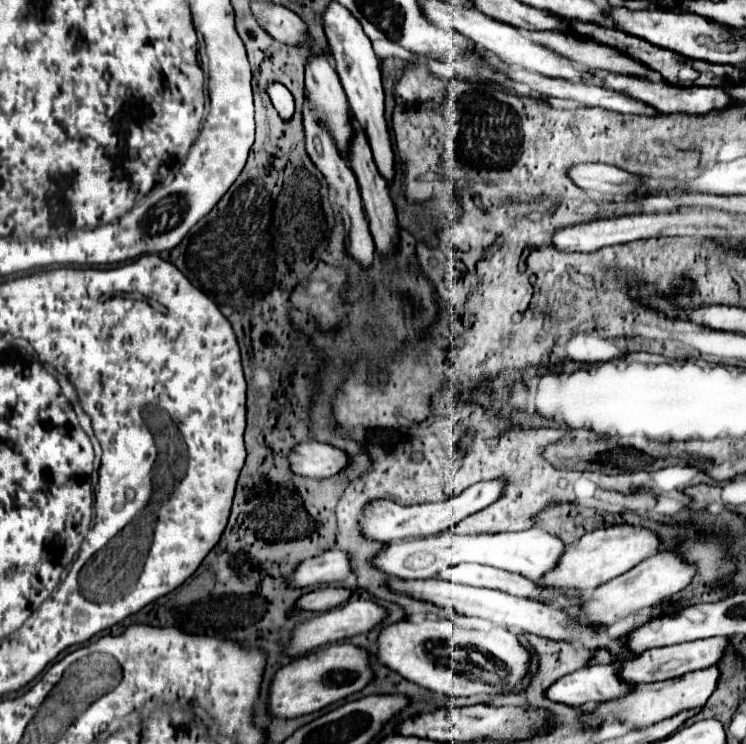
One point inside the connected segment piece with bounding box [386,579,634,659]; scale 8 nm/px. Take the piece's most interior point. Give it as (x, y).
(521, 615)

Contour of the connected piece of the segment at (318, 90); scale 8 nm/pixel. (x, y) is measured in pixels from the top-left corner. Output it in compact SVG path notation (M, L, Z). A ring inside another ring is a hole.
M310 53L306 61L306 91L316 107L320 107L328 119L328 129L336 139L336 147L346 155L348 141L352 137L350 109L346 93L326 53Z

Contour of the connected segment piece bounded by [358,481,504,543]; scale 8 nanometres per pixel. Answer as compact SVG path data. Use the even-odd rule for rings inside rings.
M480 481L480 483L470 485L458 497L450 497L450 499L440 501L440 503L422 503L422 505L408 505L408 507L398 505L390 499L372 499L366 505L366 507L370 507L370 519L360 521L358 529L360 529L362 537L366 537L370 541L380 541L380 543L410 539L416 535L436 535L436 533L450 529L452 525L466 519L468 515L494 503L502 495L502 489L504 489L502 481Z

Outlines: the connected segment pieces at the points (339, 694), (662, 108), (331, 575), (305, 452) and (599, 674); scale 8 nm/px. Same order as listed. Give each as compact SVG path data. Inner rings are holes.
M336 643L326 649L318 649L276 671L268 691L268 715L294 719L300 715L320 711L326 705L336 703L364 689L370 683L370 679L372 679L372 671L368 667L366 651L348 643Z
M588 71L590 75L594 75L596 79L600 79L600 85L602 87L610 87L612 91L618 91L618 93L624 93L624 95L630 95L632 99L638 99L650 107L654 107L656 111L660 113L694 113L694 115L700 115L700 113L708 113L712 109L722 109L730 103L730 97L726 95L724 89L718 89L718 87L678 87L678 85L672 85L664 79L640 79L638 75L618 75L618 73L610 73L610 71Z
M338 549L326 551L322 555L316 555L298 563L296 569L288 575L286 587L304 589L310 585L334 583L334 581L342 581L348 573L350 573L348 555Z
M304 441L298 443L290 453L288 453L288 467L296 475L306 475L306 477L332 477L340 473L346 467L348 459L344 451L326 445L326 443L316 443L316 441Z
M616 663L616 665L594 665L594 667L578 669L574 673L570 673L570 675L564 675L554 685L550 685L546 689L546 697L550 701L554 701L554 703L584 705L584 703L602 703L602 699L612 699L616 695L622 695L632 685L620 683L620 679L616 679L616 667L620 667L620 663Z

